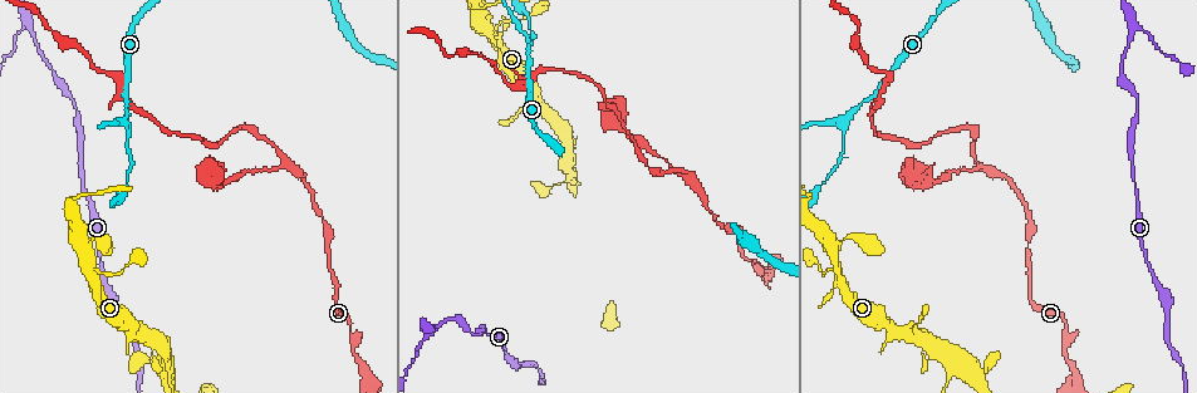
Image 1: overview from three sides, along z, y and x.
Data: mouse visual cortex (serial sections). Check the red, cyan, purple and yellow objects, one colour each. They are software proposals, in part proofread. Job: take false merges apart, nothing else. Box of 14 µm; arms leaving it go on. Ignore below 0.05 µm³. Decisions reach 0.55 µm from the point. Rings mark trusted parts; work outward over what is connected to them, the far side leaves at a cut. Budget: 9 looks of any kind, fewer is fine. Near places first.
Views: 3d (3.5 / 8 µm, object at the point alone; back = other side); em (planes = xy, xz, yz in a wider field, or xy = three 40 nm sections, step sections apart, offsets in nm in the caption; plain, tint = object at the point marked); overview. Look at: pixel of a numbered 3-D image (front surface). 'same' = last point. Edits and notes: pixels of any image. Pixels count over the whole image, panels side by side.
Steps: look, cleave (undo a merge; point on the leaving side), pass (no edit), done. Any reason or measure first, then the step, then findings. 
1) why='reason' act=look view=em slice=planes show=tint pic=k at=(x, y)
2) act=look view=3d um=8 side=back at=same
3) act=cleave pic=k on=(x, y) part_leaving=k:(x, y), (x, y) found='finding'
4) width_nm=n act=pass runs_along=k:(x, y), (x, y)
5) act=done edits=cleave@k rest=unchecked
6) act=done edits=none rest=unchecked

why='three arms meet' act=look view=3d um=8 pic=1 at=(430, 331)

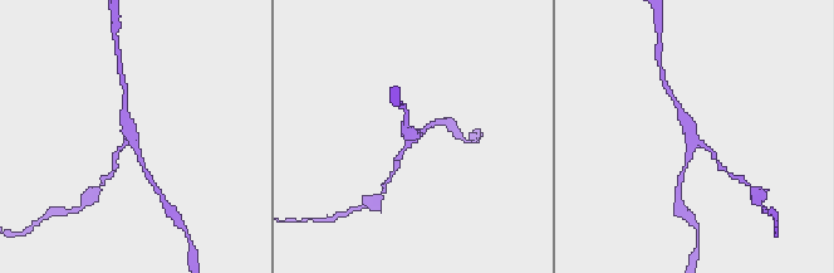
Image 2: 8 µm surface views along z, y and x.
act=look view=3d um=3.5 pic=2 at=(695, 142)

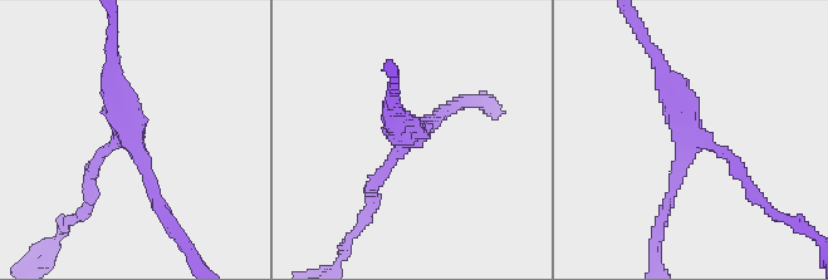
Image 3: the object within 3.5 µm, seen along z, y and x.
arms=3 arm_widths_nm=150,150,300 why='need the tissue' act=look view=em slice=xy step=3 show=tint pic=3 at=(129, 140)

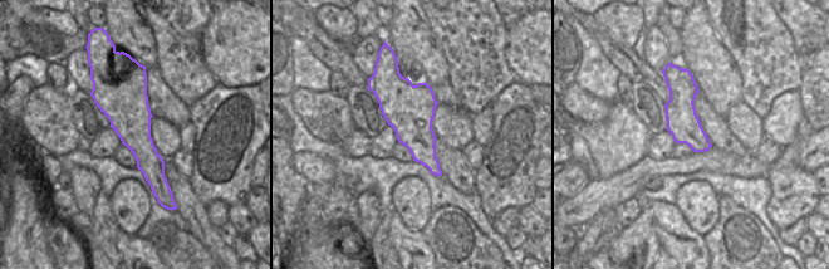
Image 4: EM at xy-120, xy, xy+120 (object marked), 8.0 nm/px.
act=pass runs_along=4:(666, 73), (705, 147) found='continuous, no second cell'

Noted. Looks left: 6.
why='a narrow waist' act=look view=3d um=3.5 pic=1 at=(328, 244)

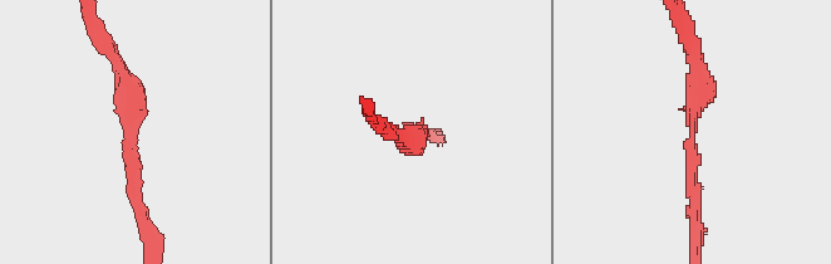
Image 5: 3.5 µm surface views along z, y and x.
arm_widths_nm=150,250 act=look view=em slice=xy step=1 show=tint pic=5 at=(690, 135)

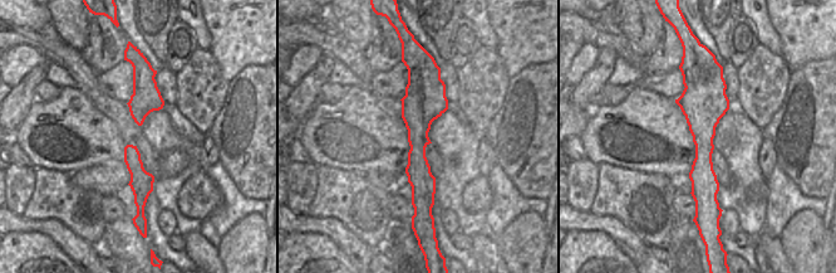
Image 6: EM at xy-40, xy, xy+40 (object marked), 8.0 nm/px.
act=pass runs_along=6:(691, 73), (703, 88), (708, 204) found='one cell here'

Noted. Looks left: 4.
why='three arms meet' act=look view=3d um=3.5 pic=1 at=(692, 178)

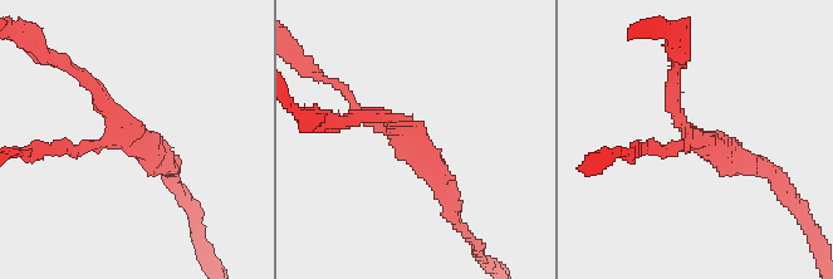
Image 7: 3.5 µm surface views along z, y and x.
arms=3 arm_widths_nm=150,150,300 why='need the tissue' act=look view=em slice=xy step=3 show=tint pic=7 at=(127, 140)

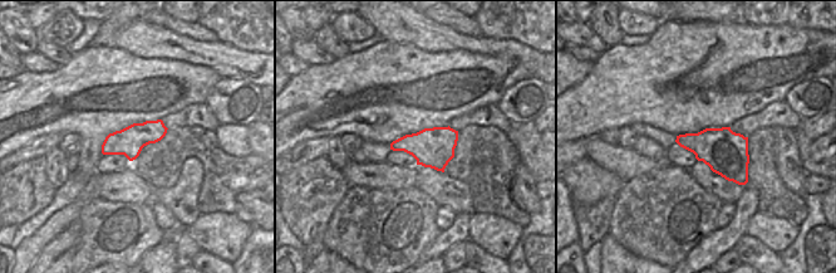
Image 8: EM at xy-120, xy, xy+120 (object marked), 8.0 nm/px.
act=pass runs_along=7:(452, 201), (434, 166), (344, 89) found='continuous, no second cell'

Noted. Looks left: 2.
act=done edits=none rest=unchecked

